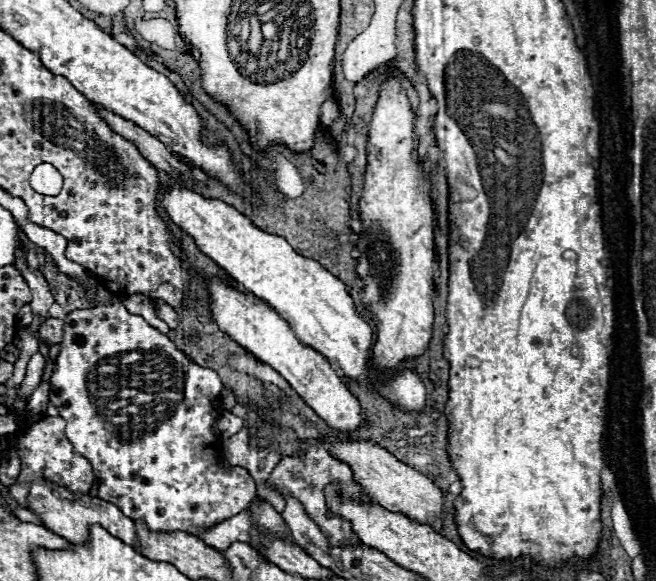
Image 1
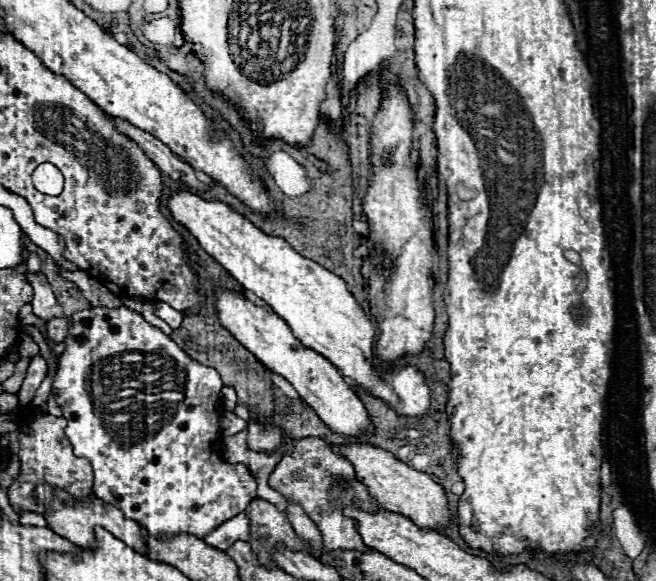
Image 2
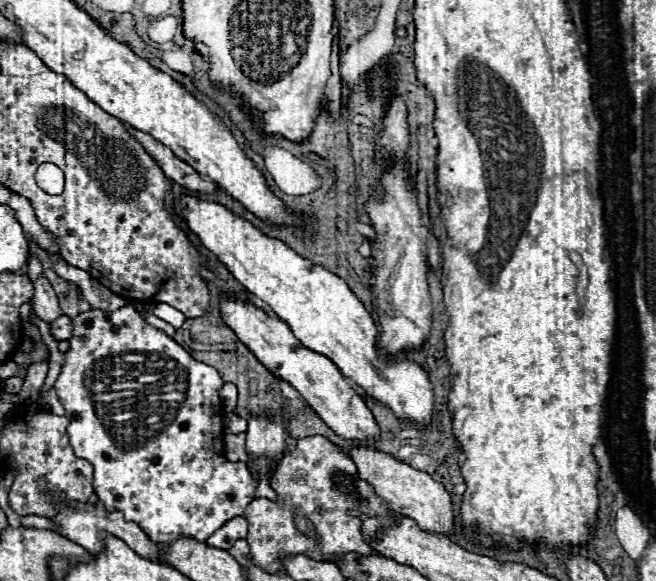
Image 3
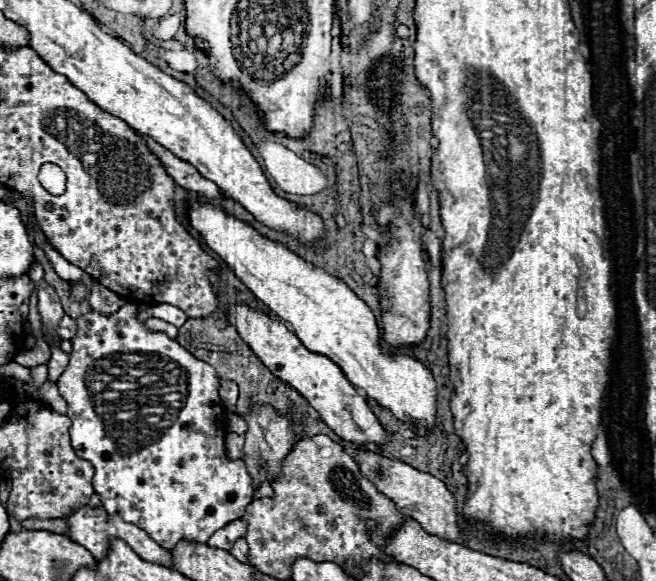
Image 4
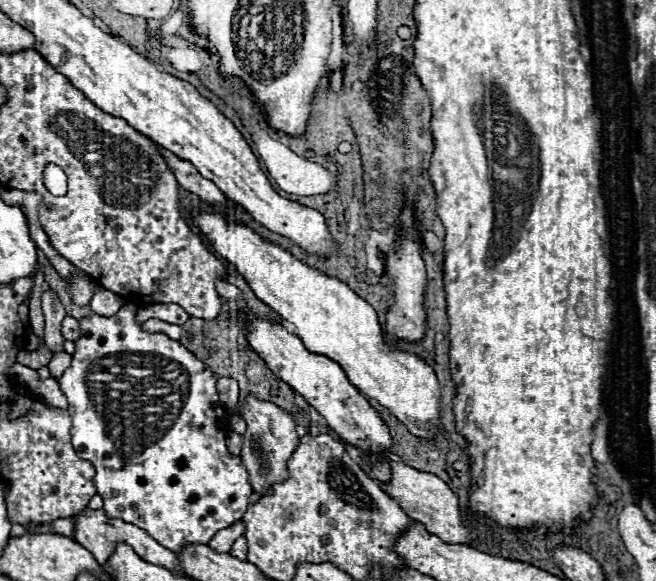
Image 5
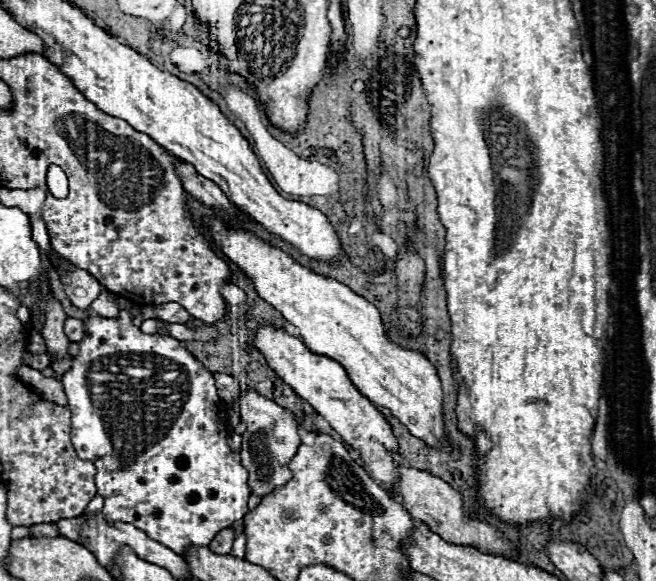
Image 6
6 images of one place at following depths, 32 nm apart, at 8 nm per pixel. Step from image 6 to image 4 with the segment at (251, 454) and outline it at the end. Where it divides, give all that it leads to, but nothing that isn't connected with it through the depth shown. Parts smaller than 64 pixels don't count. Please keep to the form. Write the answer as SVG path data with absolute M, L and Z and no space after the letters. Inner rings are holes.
M258 406L252 408L246 414L248 430L246 430L246 446L244 446L244 462L248 466L248 472L254 480L254 486L258 488L262 482L274 482L280 474L282 460L288 456L292 446L296 444L296 436L290 428L290 420L286 416L276 414L272 406Z

